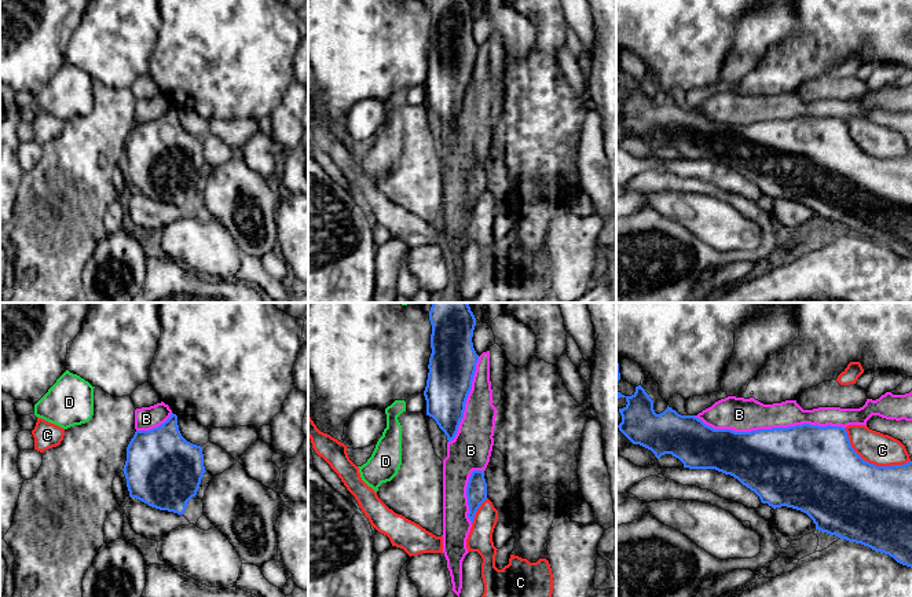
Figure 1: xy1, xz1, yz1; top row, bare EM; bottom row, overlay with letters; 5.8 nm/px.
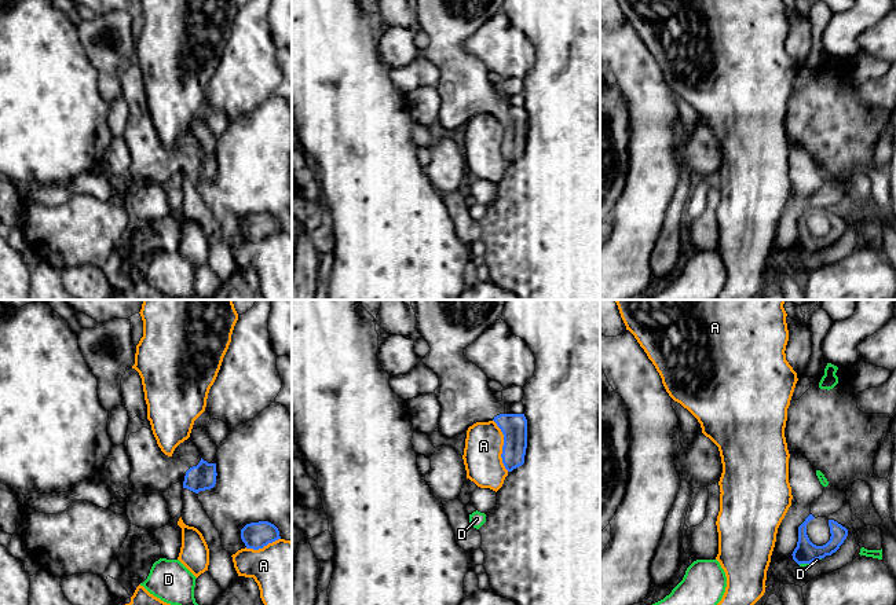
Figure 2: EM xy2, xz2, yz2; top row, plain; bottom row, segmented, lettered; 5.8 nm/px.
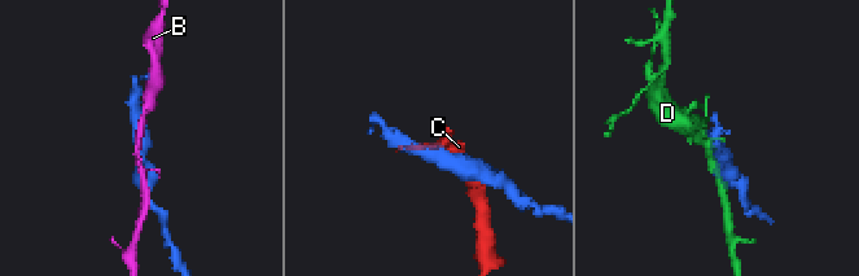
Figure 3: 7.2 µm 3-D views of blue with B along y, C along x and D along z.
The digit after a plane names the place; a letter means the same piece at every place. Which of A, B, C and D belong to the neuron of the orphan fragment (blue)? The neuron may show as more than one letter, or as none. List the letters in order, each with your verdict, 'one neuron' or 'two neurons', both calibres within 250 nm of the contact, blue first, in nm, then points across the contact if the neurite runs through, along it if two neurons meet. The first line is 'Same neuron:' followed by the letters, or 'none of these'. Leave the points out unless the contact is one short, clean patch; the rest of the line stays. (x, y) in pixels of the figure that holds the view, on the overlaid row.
Same neuron: none of these
A: two neurons; 160 nm thick on the blue side, 220 nm on the other
B: two neurons; 460 nm thick on the blue side, 200 nm on the other
C: two neurons; 480 nm thick on the blue side, 190 nm on the other
D: two neurons; 130 nm thick on the blue side, 20 nm on the other; border along yz2 (820, 557), (798, 564)

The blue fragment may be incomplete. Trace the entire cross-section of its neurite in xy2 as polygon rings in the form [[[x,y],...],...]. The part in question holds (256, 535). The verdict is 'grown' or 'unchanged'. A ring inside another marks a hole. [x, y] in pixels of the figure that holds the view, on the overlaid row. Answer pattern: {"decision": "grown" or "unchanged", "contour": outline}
{"decision": "unchanged", "contour": [[[259,521],[246,524],[241,529],[241,539],[246,549],[259,550],[268,543],[281,539],[281,536],[278,528],[274,524],[268,521]]]}

